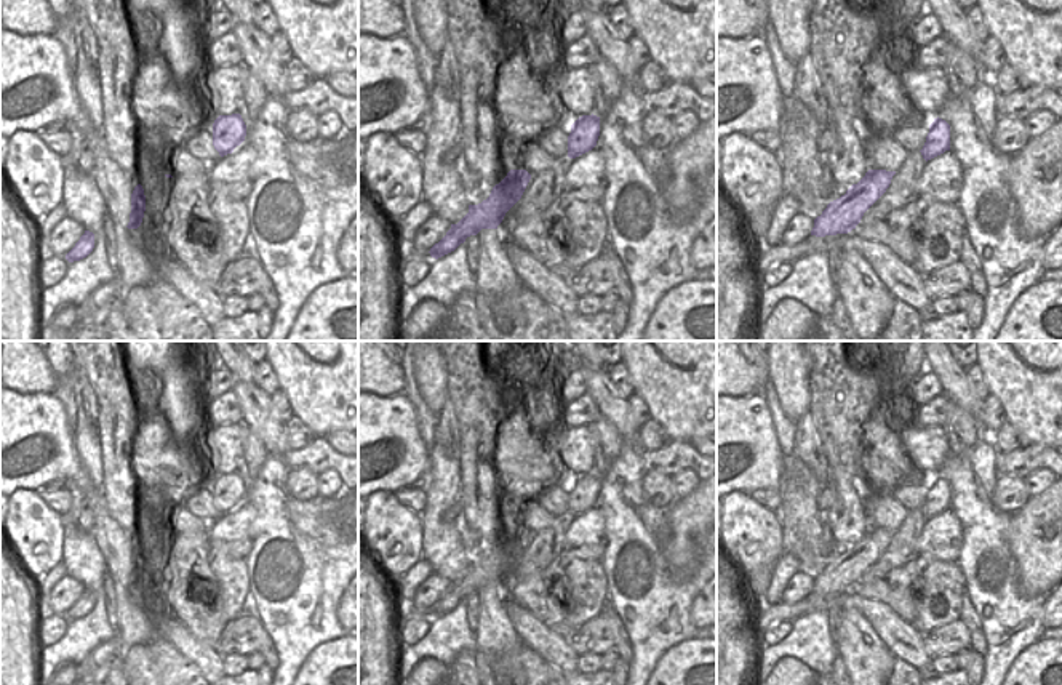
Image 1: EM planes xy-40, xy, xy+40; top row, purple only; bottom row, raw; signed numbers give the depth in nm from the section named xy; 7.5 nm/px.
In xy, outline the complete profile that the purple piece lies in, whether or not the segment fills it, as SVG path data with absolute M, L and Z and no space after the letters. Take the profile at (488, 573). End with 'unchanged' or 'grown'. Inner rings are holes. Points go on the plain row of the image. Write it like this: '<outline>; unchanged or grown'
M510 528L486 559L469 563L469 571L457 583L451 583L446 594L430 607L430 615L438 618L454 610L481 587L497 587L505 571L521 557L529 538L531 533L526 528Z; unchanged

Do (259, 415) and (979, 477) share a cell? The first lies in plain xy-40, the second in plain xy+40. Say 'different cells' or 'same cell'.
different cells

